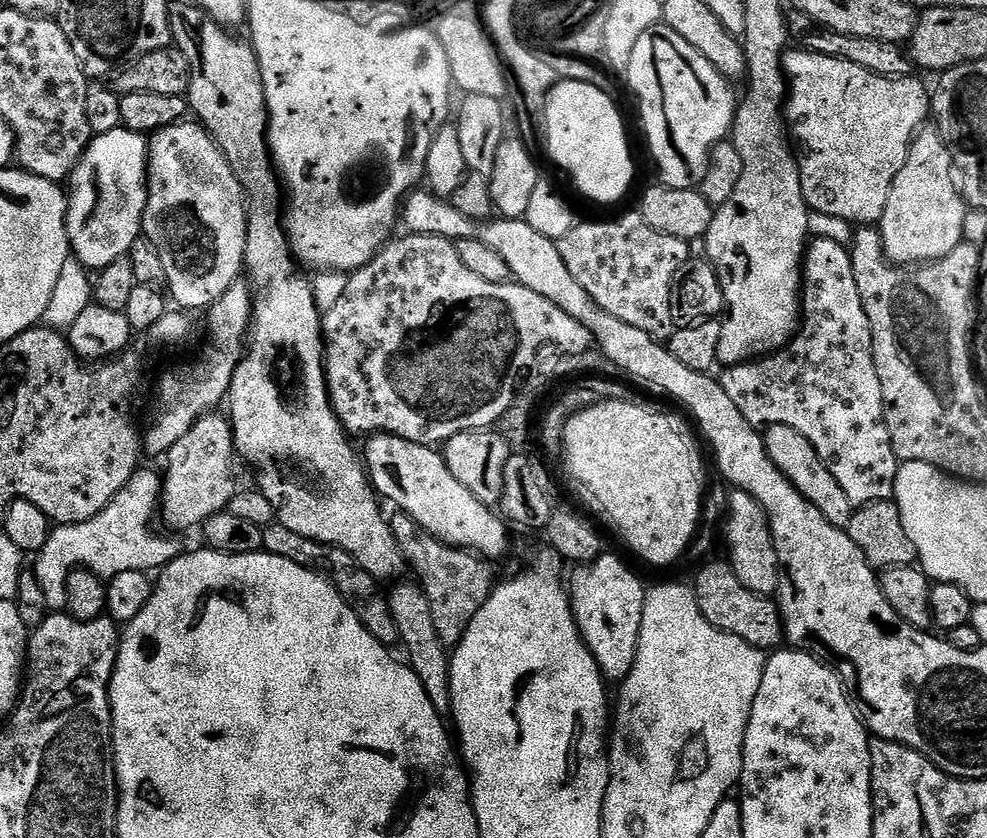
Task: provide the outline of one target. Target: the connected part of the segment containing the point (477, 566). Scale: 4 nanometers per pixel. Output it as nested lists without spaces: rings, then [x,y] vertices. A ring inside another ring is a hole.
[[[396,514],[396,517],[393,515],[390,523],[405,561],[416,571],[415,579],[428,596],[440,640],[446,646],[459,644],[470,622],[474,622],[474,614],[482,610],[492,593],[494,579],[492,580],[492,572],[488,569],[489,561],[470,554],[467,548],[443,544],[439,536],[431,536],[419,522],[407,514]]]

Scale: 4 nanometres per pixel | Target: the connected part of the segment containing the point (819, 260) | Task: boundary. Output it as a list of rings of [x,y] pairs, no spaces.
[[[813,239],[807,245],[804,263],[802,265],[802,323],[793,336],[792,341],[778,352],[771,352],[769,356],[761,356],[758,360],[749,360],[747,364],[733,364],[724,373],[719,373],[718,379],[722,390],[726,390],[734,406],[738,406],[742,418],[750,422],[757,430],[763,430],[770,426],[790,426],[798,430],[810,446],[822,458],[826,470],[834,474],[834,482],[842,486],[842,494],[850,498],[853,506],[869,504],[870,502],[882,502],[892,500],[896,495],[896,475],[901,466],[894,454],[894,446],[890,442],[890,430],[886,426],[884,417],[884,403],[882,402],[882,382],[878,382],[878,370],[874,366],[874,354],[872,353],[872,331],[870,330],[870,318],[866,318],[866,310],[862,310],[862,298],[858,294],[858,286],[854,283],[854,266],[852,265],[852,253],[845,245],[830,240]]]

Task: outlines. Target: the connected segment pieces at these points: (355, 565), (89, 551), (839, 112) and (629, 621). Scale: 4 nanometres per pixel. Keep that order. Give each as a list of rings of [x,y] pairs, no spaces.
[[[273,522],[264,528],[263,551],[274,554],[278,558],[290,558],[290,562],[298,562],[298,566],[315,569],[324,579],[329,580],[340,592],[340,597],[354,610],[354,614],[374,634],[374,638],[385,646],[397,643],[396,627],[388,609],[387,599],[376,593],[378,582],[356,561],[346,550],[335,548],[329,544],[319,544],[310,538],[302,538],[302,534],[294,534],[294,530],[286,530],[279,522]]]
[[[141,466],[135,474],[126,482],[126,486],[106,505],[94,518],[77,524],[57,524],[53,527],[46,546],[35,557],[34,571],[38,578],[38,586],[42,586],[42,594],[46,594],[48,608],[60,610],[68,602],[68,579],[75,568],[88,568],[96,576],[111,578],[118,574],[126,574],[126,570],[138,570],[139,572],[155,573],[165,568],[171,560],[177,560],[182,554],[182,547],[176,540],[168,536],[159,536],[152,532],[151,524],[158,520],[158,509],[162,504],[162,476],[159,471]]]
[[[799,50],[800,52],[785,51],[784,53],[784,75],[786,77],[786,120],[796,120],[800,128],[800,136],[812,144],[812,156],[808,156],[808,168],[800,168],[800,185],[808,188],[808,193],[804,196],[809,209],[822,214],[834,214],[834,218],[846,218],[853,226],[872,226],[882,218],[886,210],[886,198],[890,194],[890,186],[902,170],[902,166],[908,157],[908,151],[912,148],[912,142],[917,132],[921,131],[924,119],[930,116],[930,92],[912,76],[879,76],[862,66],[858,66],[849,60],[843,60],[841,56],[827,56],[821,52],[810,52]]]
[[[601,554],[596,560],[579,565],[575,569],[576,573],[573,574],[572,580],[570,576],[572,616],[576,619],[580,637],[588,643],[588,648],[594,654],[594,658],[600,667],[600,673],[604,675],[605,681],[612,682],[612,680],[616,680],[615,682],[623,682],[630,674],[638,654],[638,638],[642,630],[642,610],[644,609],[646,584],[643,584],[628,569],[626,561],[608,555]]]

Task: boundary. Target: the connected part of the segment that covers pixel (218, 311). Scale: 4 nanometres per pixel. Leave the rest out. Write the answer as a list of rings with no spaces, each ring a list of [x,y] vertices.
[[[237,282],[207,309],[208,345],[200,356],[200,361],[189,372],[168,372],[160,380],[160,405],[156,408],[156,421],[153,422],[142,436],[142,444],[154,455],[163,457],[194,426],[199,416],[219,409],[227,397],[234,372],[240,365],[246,351],[246,341],[250,336],[252,323],[253,293],[249,285]]]

